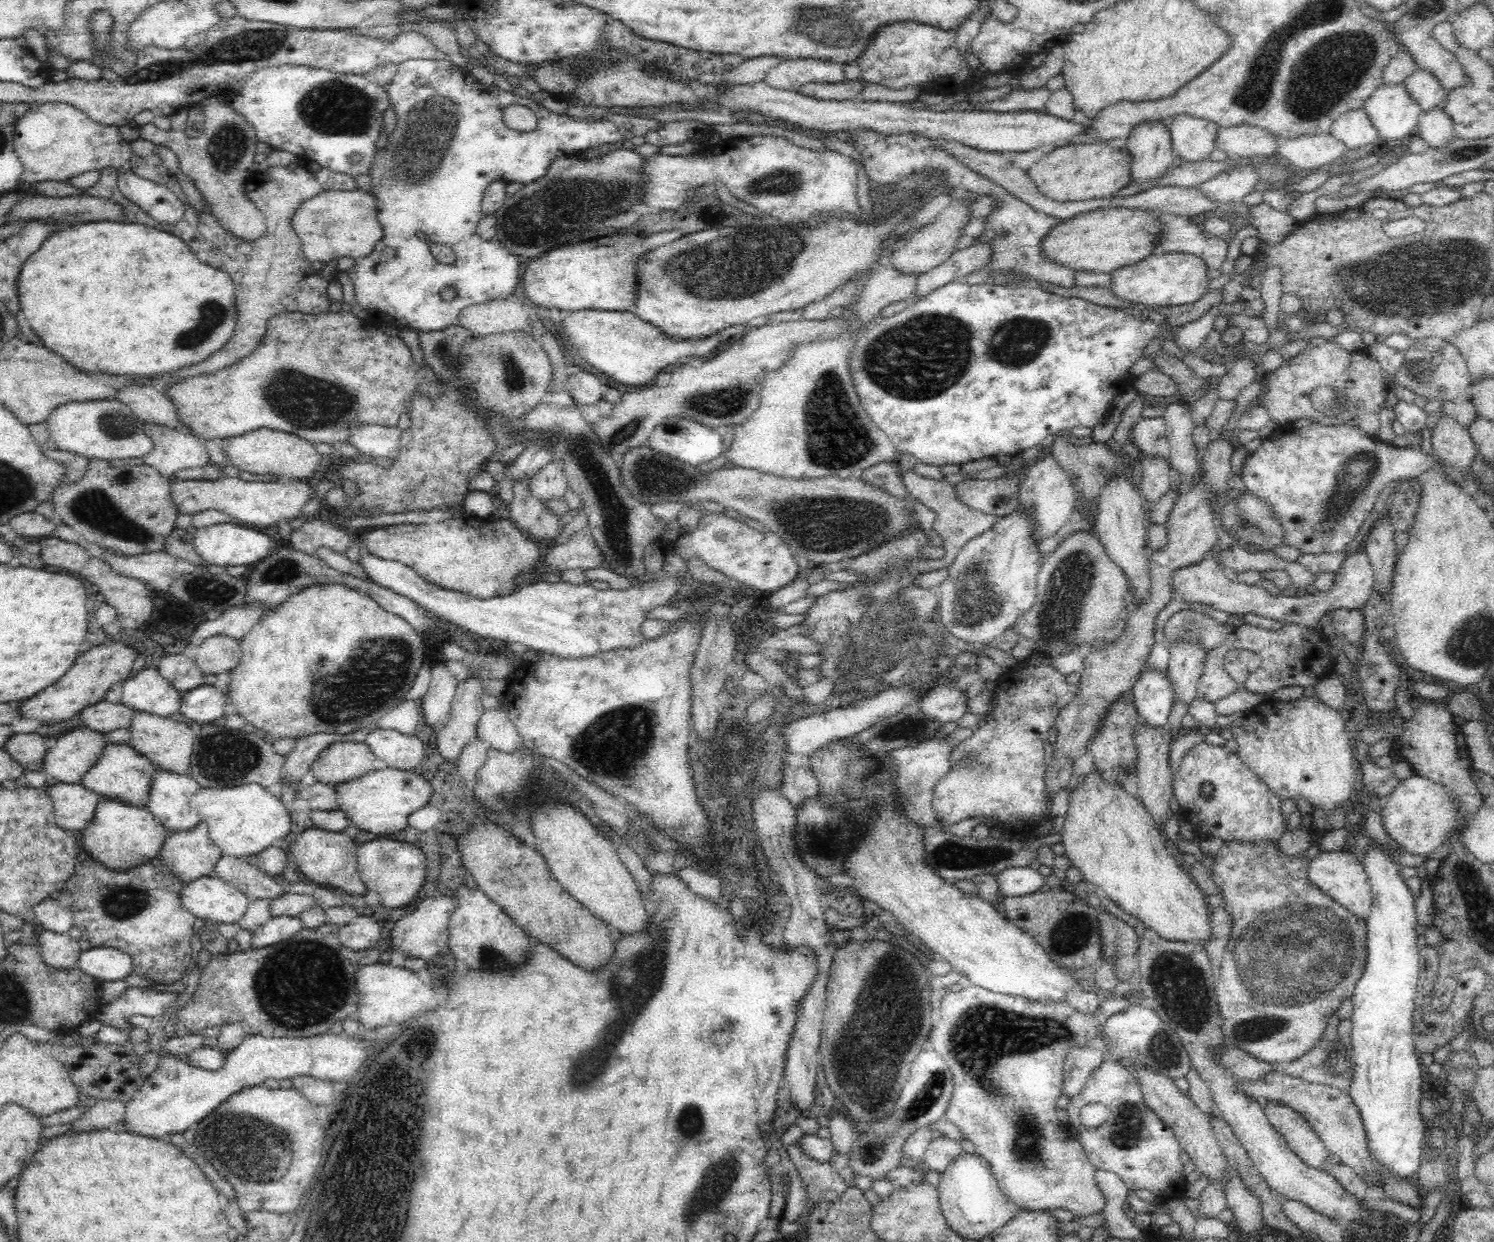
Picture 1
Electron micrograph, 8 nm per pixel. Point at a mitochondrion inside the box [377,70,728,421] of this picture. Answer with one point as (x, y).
(431, 129)

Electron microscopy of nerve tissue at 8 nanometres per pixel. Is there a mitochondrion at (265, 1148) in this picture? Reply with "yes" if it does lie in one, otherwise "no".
yes

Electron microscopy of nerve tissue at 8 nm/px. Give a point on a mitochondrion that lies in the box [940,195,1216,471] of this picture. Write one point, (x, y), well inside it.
(1014, 343)

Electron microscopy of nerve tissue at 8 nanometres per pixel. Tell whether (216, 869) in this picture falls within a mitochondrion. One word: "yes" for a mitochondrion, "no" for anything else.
no

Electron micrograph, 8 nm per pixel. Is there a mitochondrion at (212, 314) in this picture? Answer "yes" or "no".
yes

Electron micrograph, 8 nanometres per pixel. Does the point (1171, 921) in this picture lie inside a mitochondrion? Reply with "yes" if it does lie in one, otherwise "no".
no

